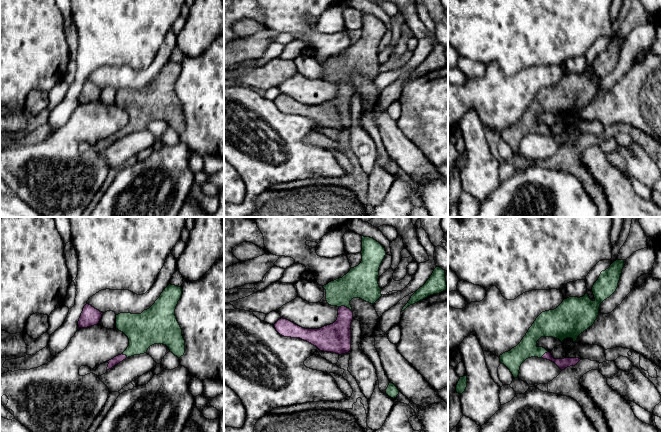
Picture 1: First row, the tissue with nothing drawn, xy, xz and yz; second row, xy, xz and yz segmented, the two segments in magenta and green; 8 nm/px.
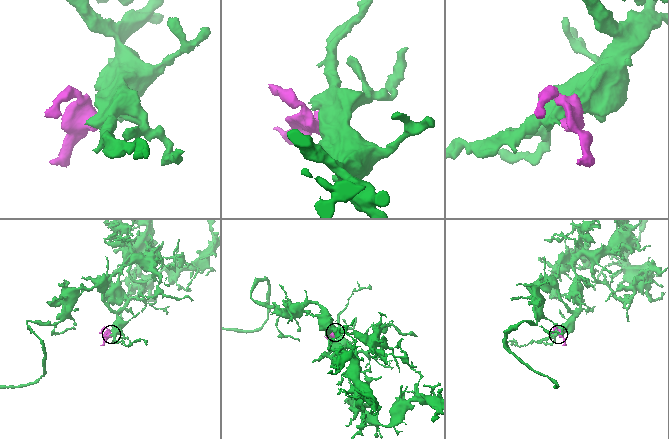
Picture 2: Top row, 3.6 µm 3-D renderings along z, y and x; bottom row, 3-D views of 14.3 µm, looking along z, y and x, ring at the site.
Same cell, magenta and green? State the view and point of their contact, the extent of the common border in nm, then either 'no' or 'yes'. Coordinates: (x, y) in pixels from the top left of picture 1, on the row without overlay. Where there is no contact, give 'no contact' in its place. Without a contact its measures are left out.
meets magenta in xz at (344, 82); contact 110 nm long; yes

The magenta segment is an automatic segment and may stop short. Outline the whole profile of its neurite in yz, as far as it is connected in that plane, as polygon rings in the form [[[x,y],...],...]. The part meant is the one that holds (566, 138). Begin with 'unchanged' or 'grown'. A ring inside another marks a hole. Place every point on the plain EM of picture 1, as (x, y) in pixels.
grown; [[[624,36],[614,37],[608,45],[602,47],[598,56],[592,63],[592,68],[595,76],[592,77],[586,69],[583,73],[569,73],[554,86],[542,88],[529,104],[526,111],[521,118],[510,127],[500,131],[500,138],[504,140],[512,149],[514,154],[518,154],[521,140],[528,134],[538,133],[554,138],[561,146],[567,143],[575,142],[581,135],[579,134],[564,134],[554,135],[550,128],[543,123],[537,122],[537,117],[541,113],[553,113],[563,118],[566,114],[572,114],[576,118],[578,112],[591,103],[599,91],[600,80],[609,74],[618,63],[622,45],[624,43]]]

